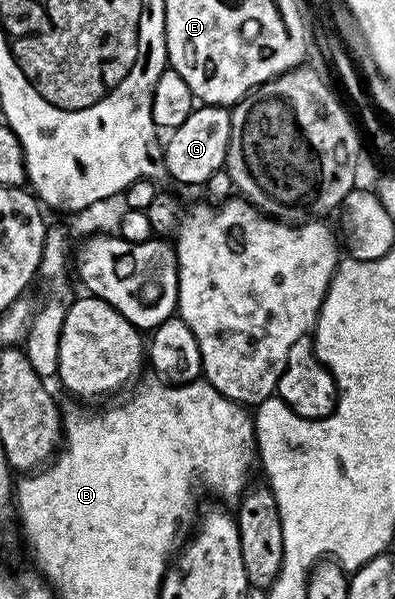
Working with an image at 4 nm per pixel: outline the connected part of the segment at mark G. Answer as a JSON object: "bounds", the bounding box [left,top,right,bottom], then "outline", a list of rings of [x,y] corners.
{"bounds":[164,104,231,186],"outline":[[[207,104],[194,107],[193,113],[183,122],[183,126],[168,133],[169,141],[164,141],[165,171],[181,184],[204,186],[211,174],[224,169],[229,139],[231,138],[231,112],[228,107]]]}

